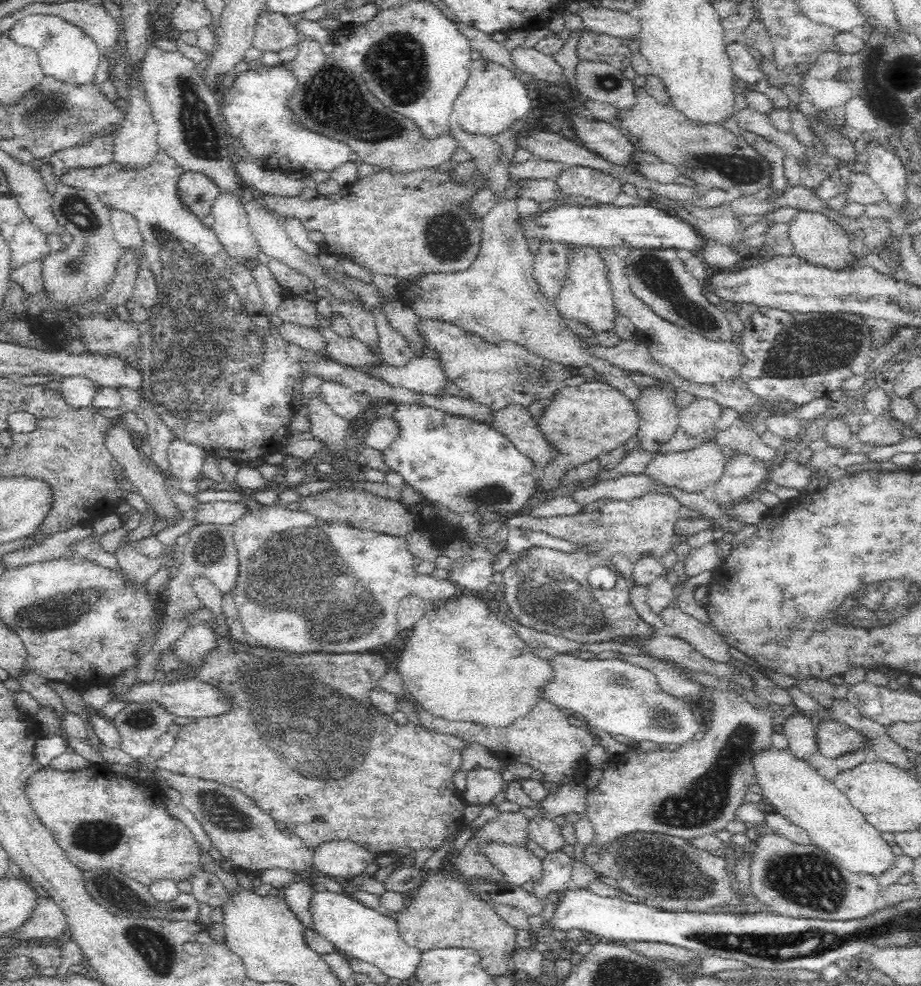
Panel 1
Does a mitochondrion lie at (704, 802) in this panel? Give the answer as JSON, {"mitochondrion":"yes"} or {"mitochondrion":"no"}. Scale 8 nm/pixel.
{"mitochondrion":"yes"}

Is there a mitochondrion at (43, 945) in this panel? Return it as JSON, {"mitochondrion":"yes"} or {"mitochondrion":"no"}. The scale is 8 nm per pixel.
{"mitochondrion":"no"}

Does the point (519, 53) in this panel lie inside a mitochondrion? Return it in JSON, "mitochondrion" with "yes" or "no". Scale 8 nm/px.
{"mitochondrion":"no"}

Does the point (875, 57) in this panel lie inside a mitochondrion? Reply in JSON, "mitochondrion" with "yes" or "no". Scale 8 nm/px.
{"mitochondrion":"no"}

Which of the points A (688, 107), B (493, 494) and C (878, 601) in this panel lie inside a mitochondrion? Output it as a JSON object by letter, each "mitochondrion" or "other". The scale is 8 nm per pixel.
{"A":"other","B":"mitochondrion","C":"mitochondrion"}

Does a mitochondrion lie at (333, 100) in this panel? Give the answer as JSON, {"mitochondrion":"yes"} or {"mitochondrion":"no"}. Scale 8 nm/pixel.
{"mitochondrion":"yes"}

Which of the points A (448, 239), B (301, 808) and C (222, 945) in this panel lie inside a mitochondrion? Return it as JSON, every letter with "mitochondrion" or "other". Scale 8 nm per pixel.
{"A":"mitochondrion","B":"other","C":"other"}

